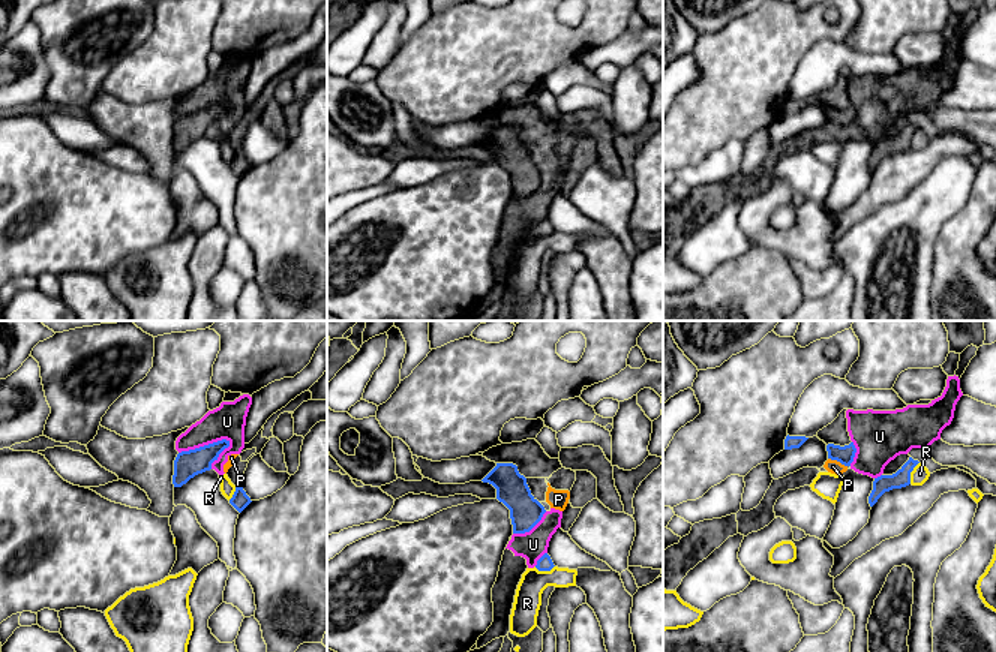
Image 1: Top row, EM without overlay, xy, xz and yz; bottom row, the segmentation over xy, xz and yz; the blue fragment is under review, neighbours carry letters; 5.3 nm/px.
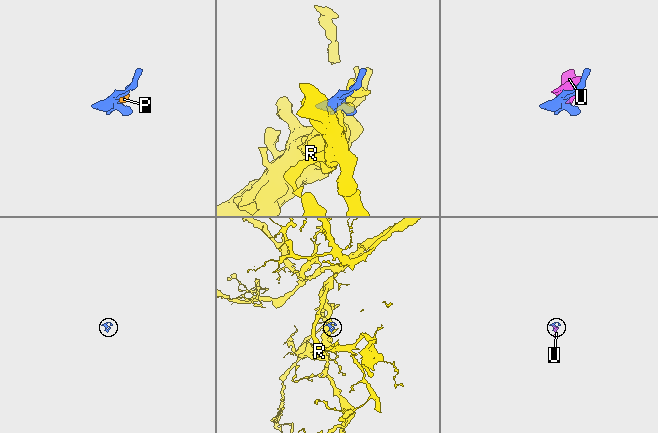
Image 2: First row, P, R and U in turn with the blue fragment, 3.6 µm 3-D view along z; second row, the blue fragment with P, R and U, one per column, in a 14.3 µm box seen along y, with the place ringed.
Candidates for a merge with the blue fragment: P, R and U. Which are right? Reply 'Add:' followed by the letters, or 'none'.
Add: none

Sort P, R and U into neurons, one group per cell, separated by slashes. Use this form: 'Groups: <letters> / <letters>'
Groups: P U / R

